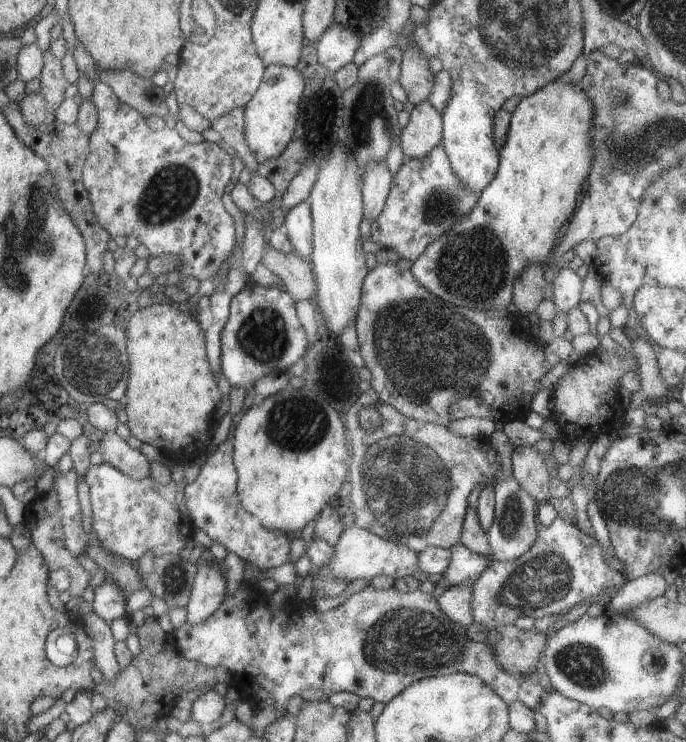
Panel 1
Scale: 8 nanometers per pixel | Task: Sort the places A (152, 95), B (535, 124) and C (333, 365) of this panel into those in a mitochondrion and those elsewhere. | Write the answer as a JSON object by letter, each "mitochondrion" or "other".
{"A":"other","B":"other","C":"other"}

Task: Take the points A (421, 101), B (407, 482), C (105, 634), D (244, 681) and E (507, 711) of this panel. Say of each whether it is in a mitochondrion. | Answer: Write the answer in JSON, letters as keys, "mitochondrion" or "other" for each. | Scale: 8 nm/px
{"A":"other","B":"mitochondrion","C":"other","D":"other","E":"other"}

